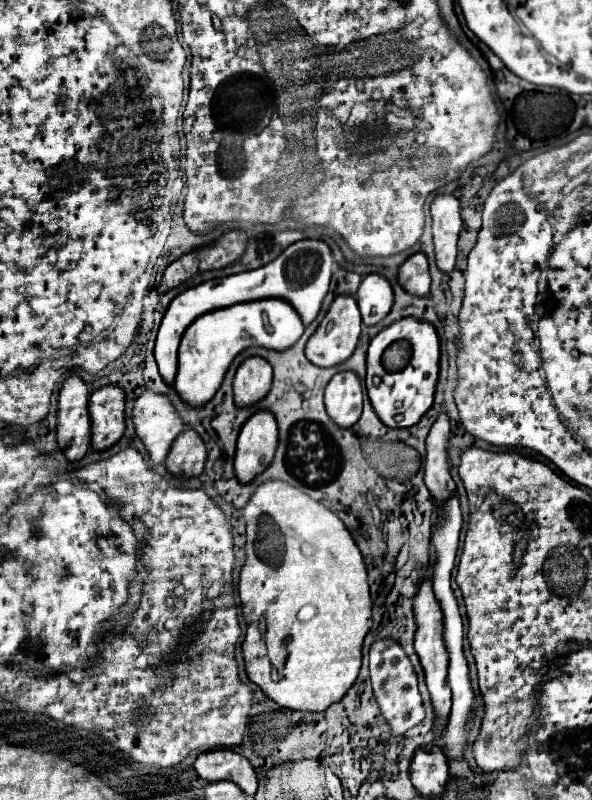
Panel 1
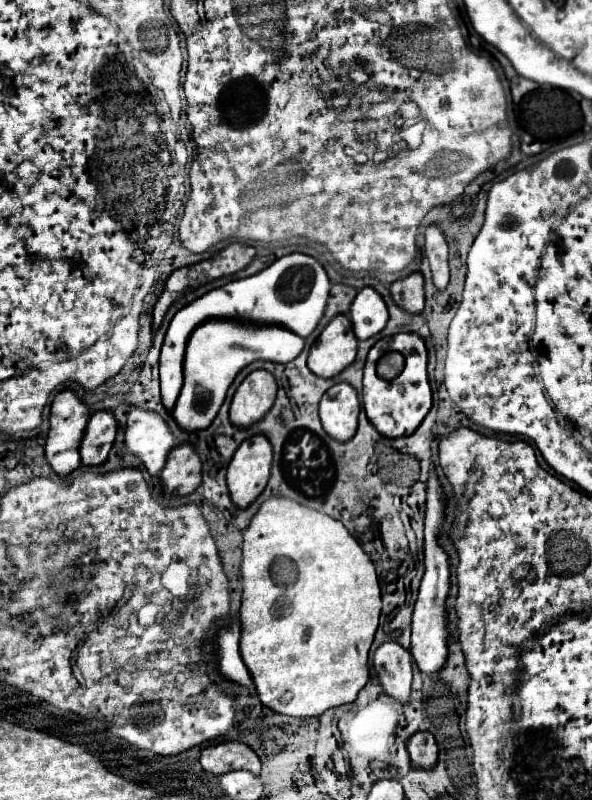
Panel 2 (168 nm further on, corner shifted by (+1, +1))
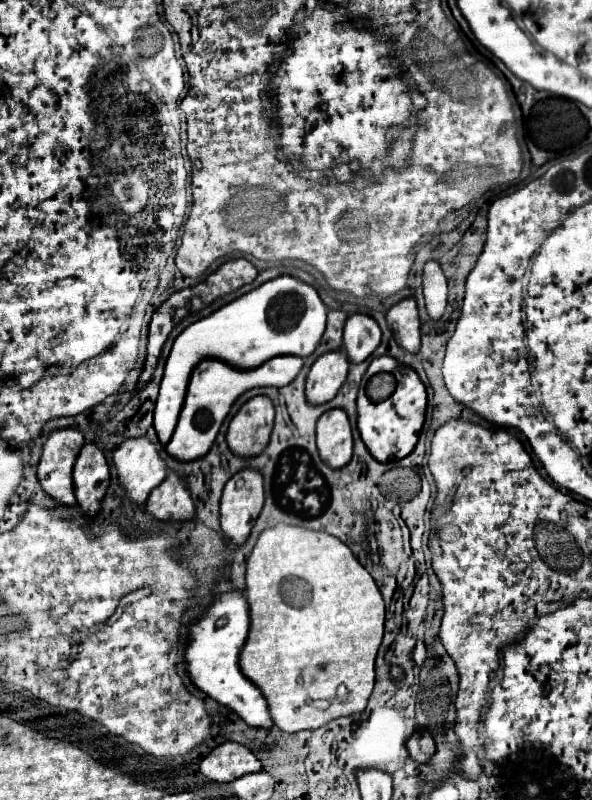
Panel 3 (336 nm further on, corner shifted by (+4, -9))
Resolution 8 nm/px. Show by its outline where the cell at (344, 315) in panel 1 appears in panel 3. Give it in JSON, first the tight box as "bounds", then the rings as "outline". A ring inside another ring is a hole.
{"bounds":[306,351,350,405],"outline":[[[332,351],[318,357],[306,379],[306,401],[312,405],[328,403],[342,387],[348,367],[350,363],[342,351]]]}

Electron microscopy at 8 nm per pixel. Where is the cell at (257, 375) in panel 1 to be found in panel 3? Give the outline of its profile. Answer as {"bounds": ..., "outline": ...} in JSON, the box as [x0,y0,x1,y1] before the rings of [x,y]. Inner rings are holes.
{"bounds":[226,397,274,457],"outline":[[[254,397],[230,421],[226,441],[238,457],[256,457],[266,449],[274,423],[274,407],[268,397]]]}

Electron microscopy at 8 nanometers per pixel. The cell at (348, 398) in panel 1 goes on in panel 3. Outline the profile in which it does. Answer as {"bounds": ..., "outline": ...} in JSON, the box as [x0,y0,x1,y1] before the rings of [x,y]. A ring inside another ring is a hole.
{"bounds":[316,409,352,469],"outline":[[[340,409],[326,411],[318,419],[316,427],[316,445],[320,459],[332,467],[340,469],[352,459],[352,429],[348,417]]]}

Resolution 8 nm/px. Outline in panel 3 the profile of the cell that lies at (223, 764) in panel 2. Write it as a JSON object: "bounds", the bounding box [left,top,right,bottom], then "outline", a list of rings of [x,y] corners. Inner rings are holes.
{"bounds":[200,741,262,783],"outline":[[[234,741],[214,747],[200,763],[200,773],[216,783],[230,783],[256,771],[262,771],[258,757],[248,747]]]}

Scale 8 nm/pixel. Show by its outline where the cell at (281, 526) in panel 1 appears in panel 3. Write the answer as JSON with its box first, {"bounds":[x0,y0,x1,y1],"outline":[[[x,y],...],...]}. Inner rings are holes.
{"bounds":[240,523,384,733],"outline":[[[284,523],[262,531],[246,563],[246,599],[250,605],[250,633],[240,653],[240,671],[260,687],[276,727],[286,733],[312,731],[336,717],[364,711],[374,689],[374,661],[384,635],[384,601],[370,573],[340,539]],[[282,587],[290,587],[290,595],[300,595],[300,603],[288,603]],[[338,685],[348,687],[346,701],[336,699]]]}

